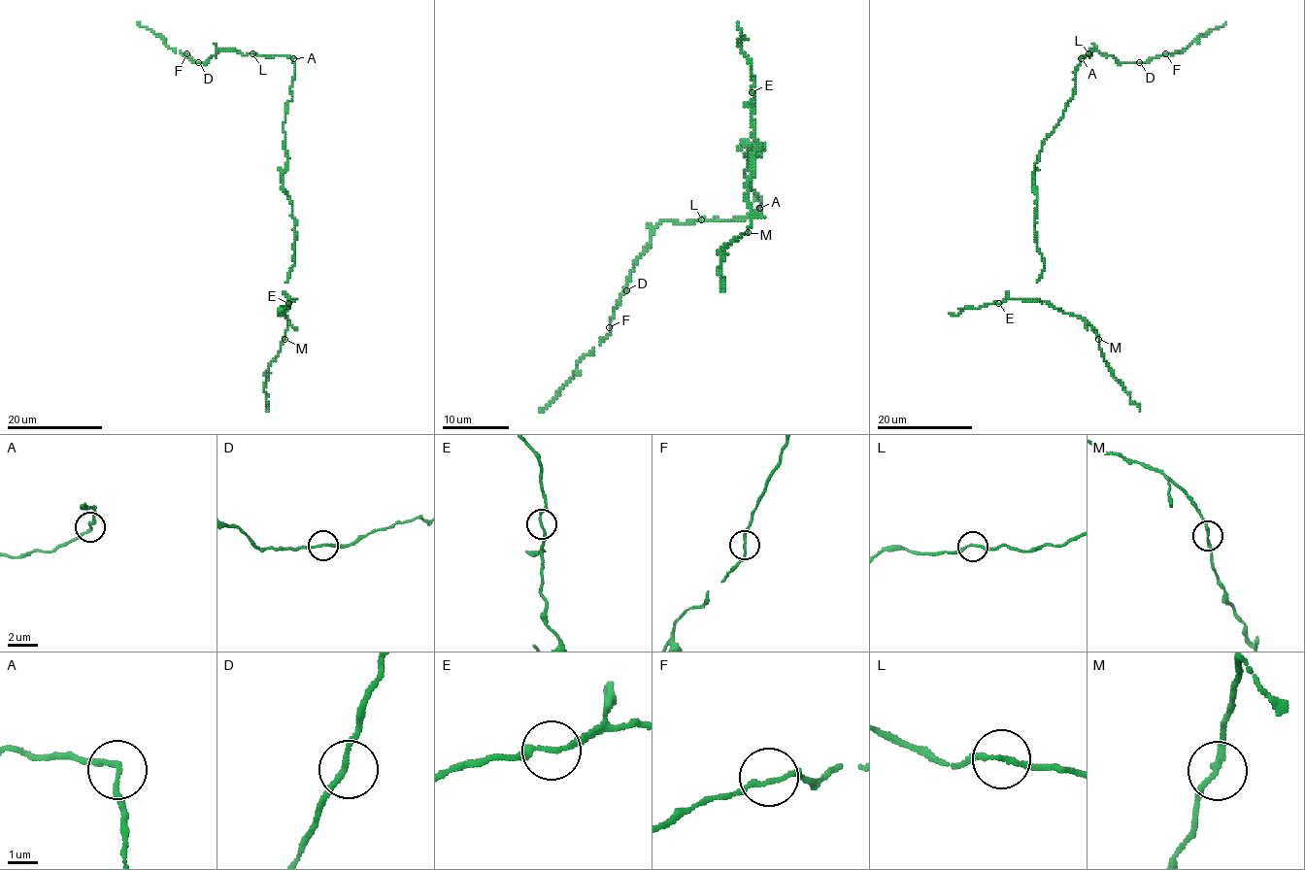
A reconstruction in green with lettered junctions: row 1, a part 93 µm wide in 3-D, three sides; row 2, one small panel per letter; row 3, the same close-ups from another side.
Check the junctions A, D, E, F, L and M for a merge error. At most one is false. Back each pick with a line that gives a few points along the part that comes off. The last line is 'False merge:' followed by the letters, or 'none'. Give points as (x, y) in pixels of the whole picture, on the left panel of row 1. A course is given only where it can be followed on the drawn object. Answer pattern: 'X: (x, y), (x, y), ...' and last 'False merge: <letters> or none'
A: (293, 58), (291, 99), (284, 124), (286, 169), (282, 189), (295, 221), (294, 262), (285, 283)
False merge: A

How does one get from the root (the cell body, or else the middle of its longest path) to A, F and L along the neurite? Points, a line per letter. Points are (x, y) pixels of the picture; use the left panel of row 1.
A: (284, 138), (284, 122), (286, 104), (291, 99), (290, 85), (294, 76), (293, 58)
F: (284, 138), (284, 122), (294, 76), (291, 57), (243, 54), (218, 49), (200, 63), (186, 53)
L: (284, 138), (284, 122), (286, 104), (291, 99), (290, 85), (294, 76), (293, 58), (252, 53)

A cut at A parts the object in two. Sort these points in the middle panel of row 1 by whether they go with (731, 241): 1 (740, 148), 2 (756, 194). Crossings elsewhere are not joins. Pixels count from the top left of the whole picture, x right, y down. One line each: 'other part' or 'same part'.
1: other part
2: other part

